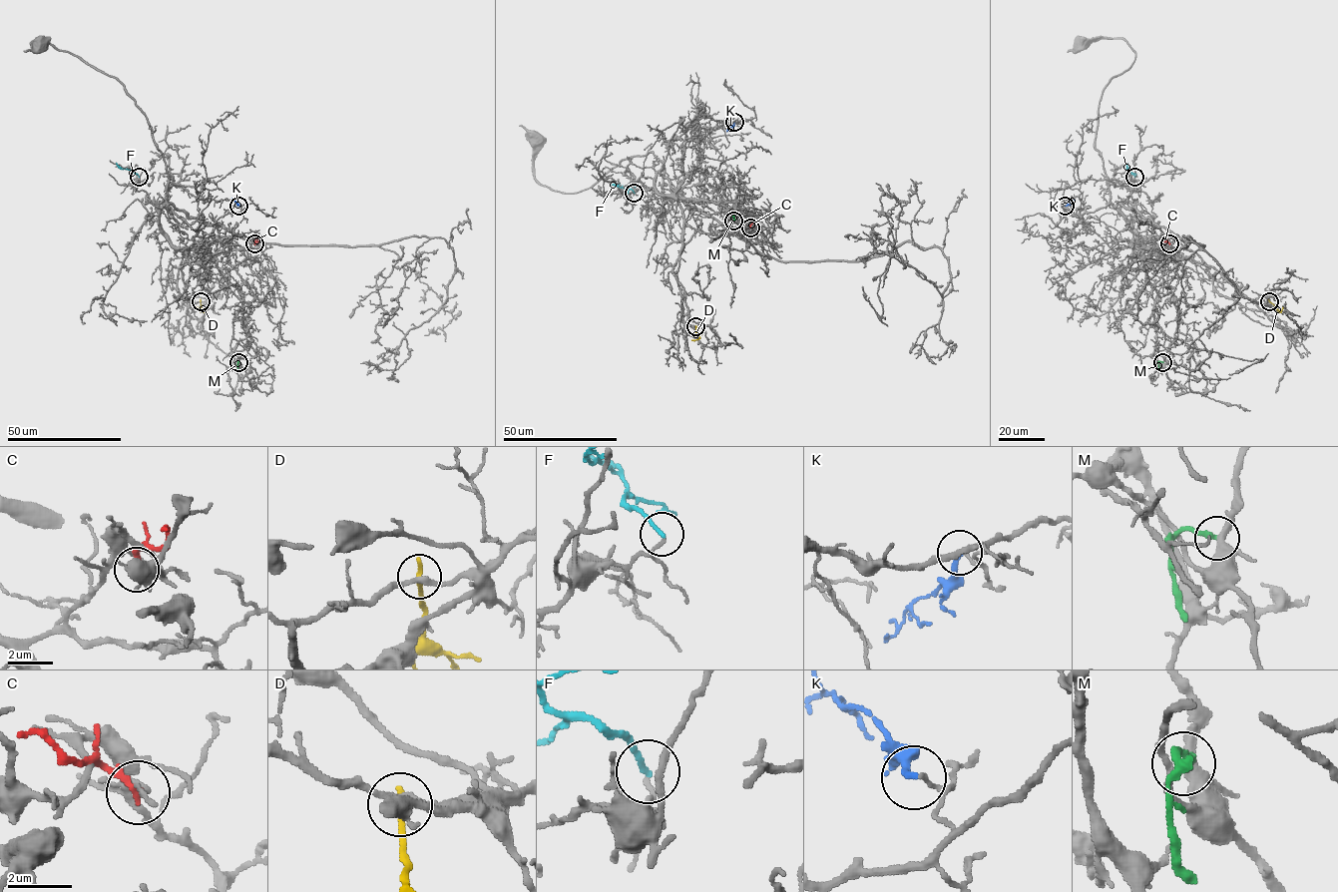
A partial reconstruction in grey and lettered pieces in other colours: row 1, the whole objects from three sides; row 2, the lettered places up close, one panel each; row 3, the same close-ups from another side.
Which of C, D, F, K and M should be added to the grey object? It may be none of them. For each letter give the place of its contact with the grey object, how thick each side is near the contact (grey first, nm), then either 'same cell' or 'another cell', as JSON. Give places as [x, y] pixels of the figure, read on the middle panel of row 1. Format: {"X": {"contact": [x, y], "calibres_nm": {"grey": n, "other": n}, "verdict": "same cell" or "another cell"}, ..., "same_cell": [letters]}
{"C": {"contact": [750, 227], "calibres_nm": {"grey": 190, "other": 240}, "verdict": "another cell"}, "D": {"contact": [695, 326], "calibres_nm": {"grey": 240, "other": 220}, "verdict": "another cell"}, "F": {"contact": [634, 193], "calibres_nm": {"grey": 100, "other": 170}, "verdict": "another cell"}, "K": {"contact": [734, 122], "calibres_nm": {"grey": 80, "other": 190}, "verdict": "another cell"}, "M": {"contact": [733, 221], "calibres_nm": {"grey": 400, "other": 240}, "verdict": "another cell"}, "same_cell": []}

